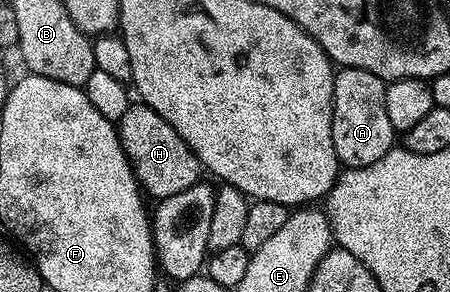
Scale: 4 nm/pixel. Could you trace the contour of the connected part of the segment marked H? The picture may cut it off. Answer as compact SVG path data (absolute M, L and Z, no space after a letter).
M137 100L130 104L116 127L123 152L137 177L137 185L150 199L175 196L175 192L183 192L183 188L191 188L202 181L203 167L195 152L191 152L187 140L183 140L183 136L179 136L179 132L175 132L175 128L171 128L171 124L147 103Z

